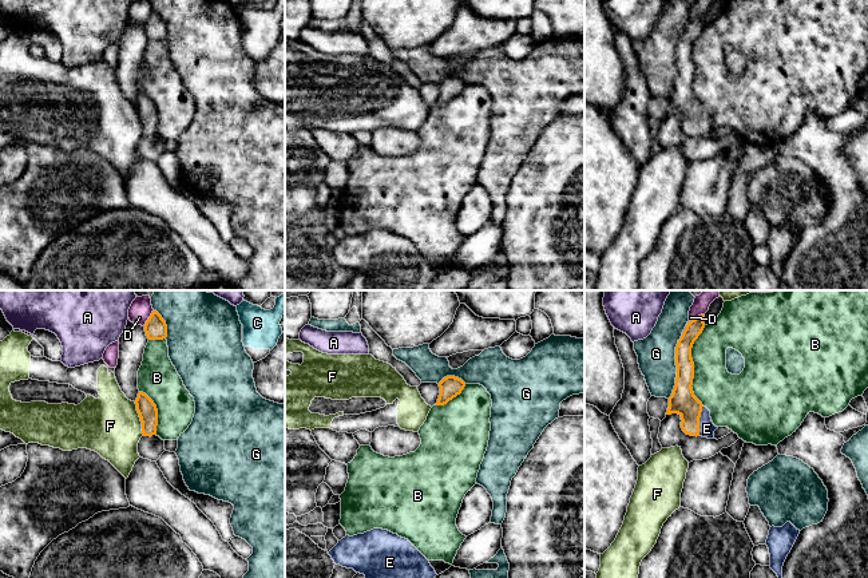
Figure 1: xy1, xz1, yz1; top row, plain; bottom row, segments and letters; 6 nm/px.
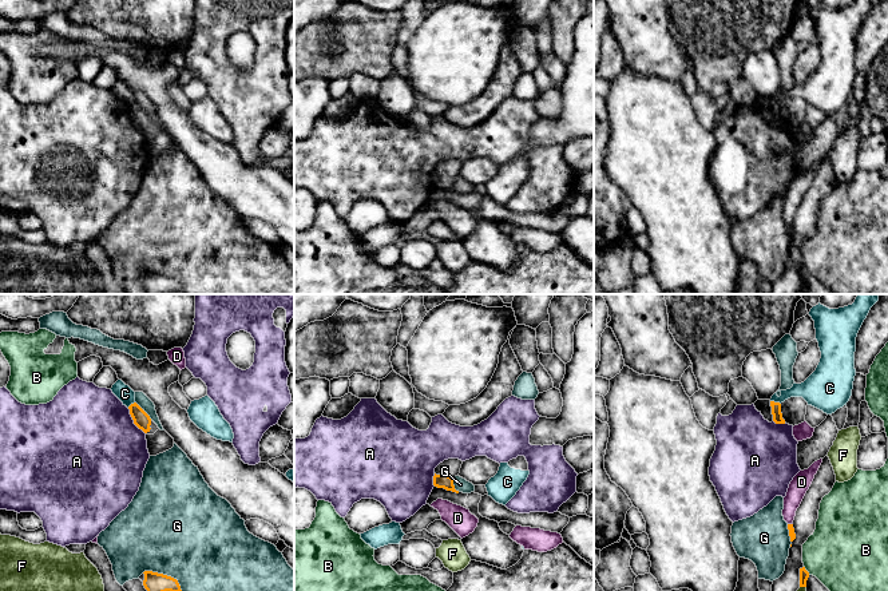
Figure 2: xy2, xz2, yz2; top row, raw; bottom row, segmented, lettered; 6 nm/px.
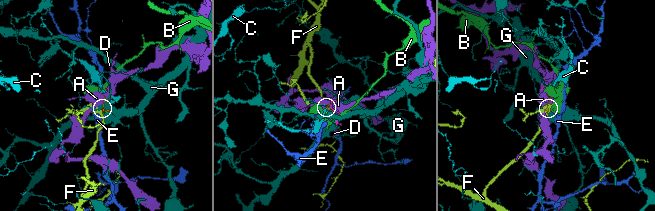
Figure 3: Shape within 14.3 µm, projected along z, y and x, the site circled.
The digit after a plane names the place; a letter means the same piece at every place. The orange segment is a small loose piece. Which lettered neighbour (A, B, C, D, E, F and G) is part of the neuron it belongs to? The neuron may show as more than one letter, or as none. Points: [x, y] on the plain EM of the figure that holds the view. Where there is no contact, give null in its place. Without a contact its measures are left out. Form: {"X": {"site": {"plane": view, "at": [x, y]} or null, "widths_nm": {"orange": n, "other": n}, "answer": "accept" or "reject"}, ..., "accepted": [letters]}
{"A": {"site": {"plane": "xy2", "at": [134, 122]}, "widths_nm": {"orange": 100, "other": 500}, "answer": "reject"}, "B": {"site": {"plane": "yz1", "at": [693, 66]}, "widths_nm": {"orange": 160, "other": 260}, "answer": "reject"}, "C": {"site": {"plane": "yz2", "at": [776, 103]}, "widths_nm": {"orange": 60, "other": 170}, "answer": "reject"}, "D": {"site": {"plane": "yz1", "at": [690, 22]}, "widths_nm": {"orange": 110, "other": 100}, "answer": "reject"}, "E": {"site": {"plane": "yz1", "at": [698, 121]}, "widths_nm": {"orange": 160, "other": 100}, "answer": "accept"}, "F": {"site": {"plane": "xy1", "at": [141, 119]}, "widths_nm": {"orange": 120, "other": 360}, "answer": "reject"}, "G": {"site": {"plane": "yz1", "at": [676, 64]}, "widths_nm": {"orange": 160, "other": 220}, "answer": "reject"}, "accepted": ["E"]}

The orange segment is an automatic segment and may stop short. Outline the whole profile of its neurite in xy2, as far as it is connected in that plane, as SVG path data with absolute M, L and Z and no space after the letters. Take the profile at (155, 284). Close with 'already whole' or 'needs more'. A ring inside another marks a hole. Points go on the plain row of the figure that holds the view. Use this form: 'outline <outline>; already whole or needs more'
outline M144 271L144 281L143 286L147 290L148 294L163 294L166 291L181 294L181 286L177 279L152 273L152 271Z; already whole

